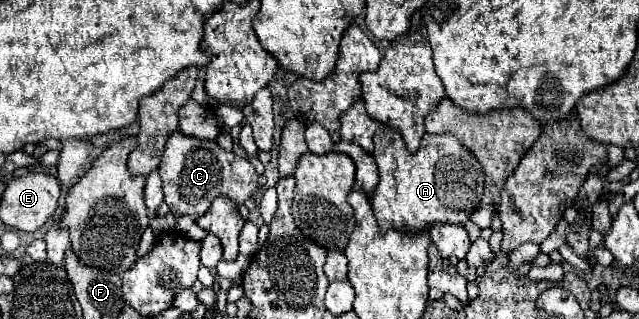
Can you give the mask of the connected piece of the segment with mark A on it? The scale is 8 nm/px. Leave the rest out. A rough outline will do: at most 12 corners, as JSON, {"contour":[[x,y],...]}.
{"contour":[[453,135],[375,137],[383,231],[463,225],[485,173]]}

